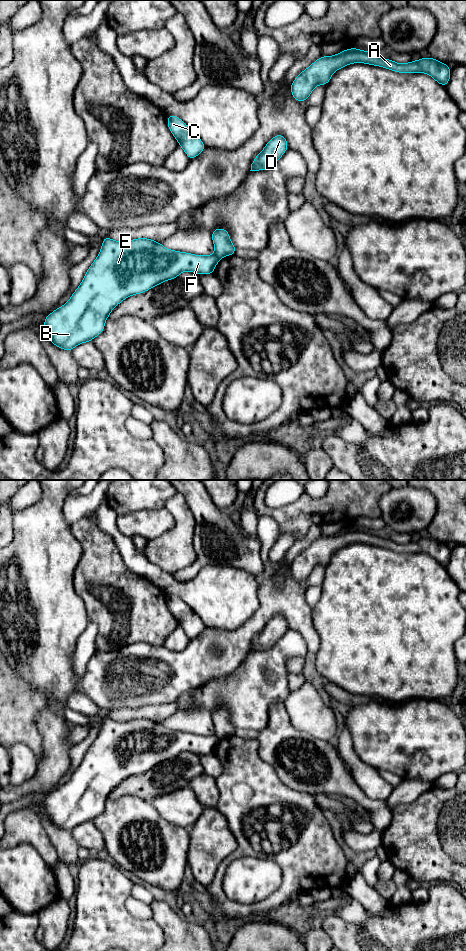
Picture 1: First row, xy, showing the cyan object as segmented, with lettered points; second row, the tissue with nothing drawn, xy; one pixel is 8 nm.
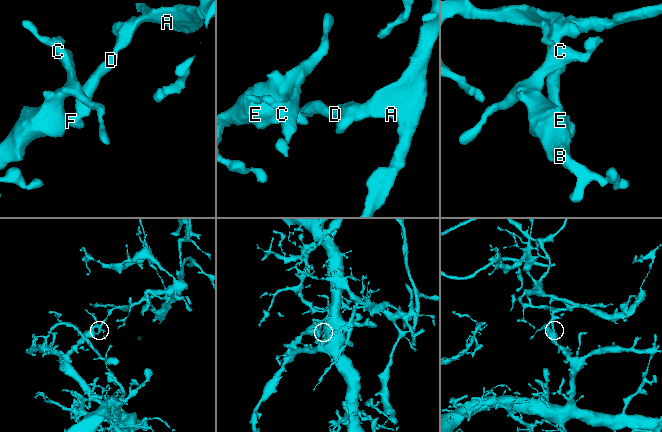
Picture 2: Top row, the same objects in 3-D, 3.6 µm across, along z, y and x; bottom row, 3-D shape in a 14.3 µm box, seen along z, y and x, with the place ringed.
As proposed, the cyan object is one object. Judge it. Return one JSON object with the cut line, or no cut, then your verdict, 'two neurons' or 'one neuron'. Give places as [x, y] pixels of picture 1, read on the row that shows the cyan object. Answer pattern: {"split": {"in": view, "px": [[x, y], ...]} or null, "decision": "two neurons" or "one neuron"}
{"split": {"in": "xy", "px": [[214, 254], [219, 259]]}, "decision": "two neurons"}

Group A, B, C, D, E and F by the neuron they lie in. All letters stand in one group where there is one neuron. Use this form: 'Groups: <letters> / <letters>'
Groups: A D / B C E F

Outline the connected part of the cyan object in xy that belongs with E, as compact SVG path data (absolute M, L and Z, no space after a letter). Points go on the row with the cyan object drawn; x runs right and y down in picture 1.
M105 236L98 256L70 299L44 319L44 332L56 347L72 351L79 344L91 342L103 333L110 313L126 298L173 280L184 271L197 275L214 274L219 260L215 255L196 255L168 249L150 238L120 242Z

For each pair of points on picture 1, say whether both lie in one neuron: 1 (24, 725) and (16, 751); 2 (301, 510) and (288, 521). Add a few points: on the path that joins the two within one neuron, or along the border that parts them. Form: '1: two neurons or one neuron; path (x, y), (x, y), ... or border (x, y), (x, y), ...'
1: two neurons; border (10, 746), (16, 743), (24, 743), (37, 757)
2: one neuron; path (298, 513), (291, 519)

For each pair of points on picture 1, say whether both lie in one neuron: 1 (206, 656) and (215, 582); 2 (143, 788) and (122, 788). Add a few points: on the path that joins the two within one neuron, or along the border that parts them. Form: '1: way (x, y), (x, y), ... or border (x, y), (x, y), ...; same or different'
1: border (206, 626), (217, 628), (221, 631), (233, 631); different
2: way (138, 787), (127, 787); same

